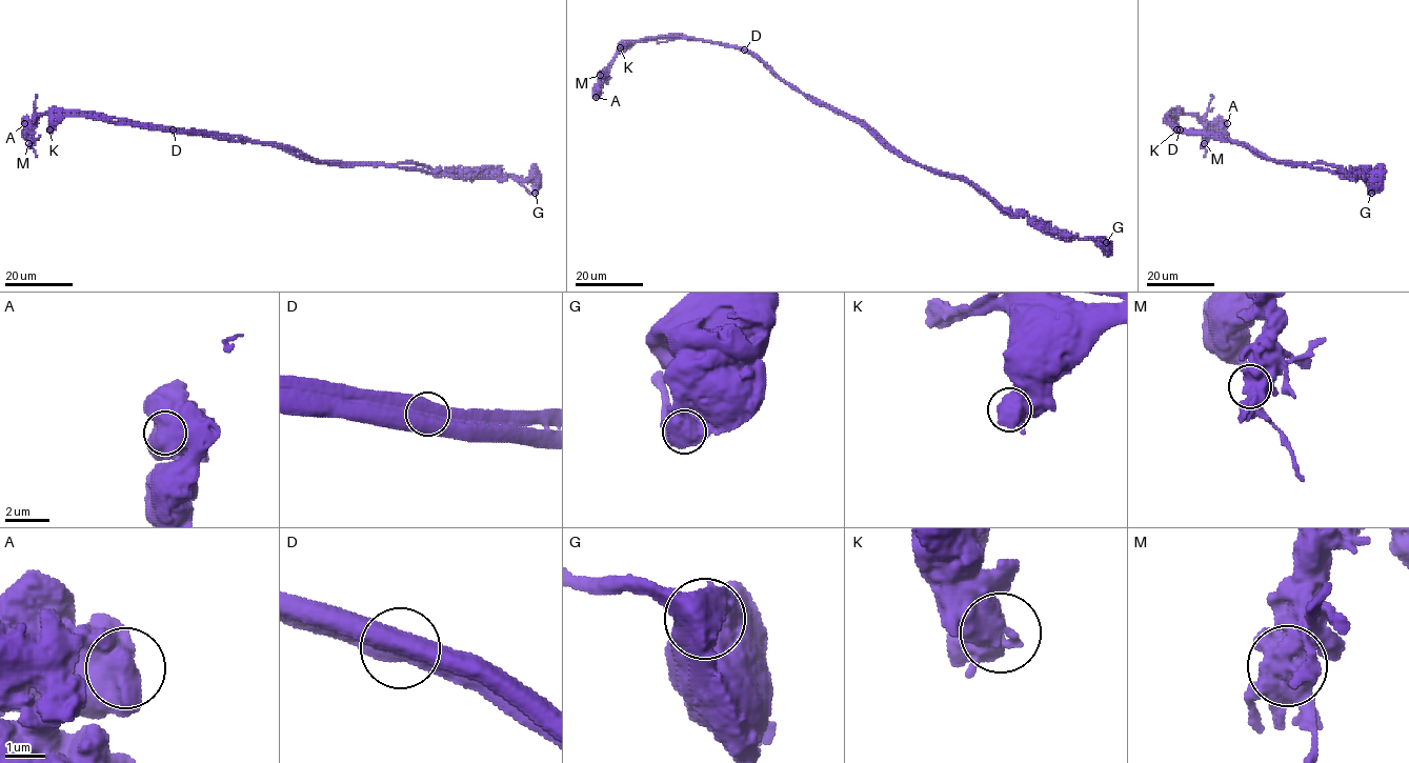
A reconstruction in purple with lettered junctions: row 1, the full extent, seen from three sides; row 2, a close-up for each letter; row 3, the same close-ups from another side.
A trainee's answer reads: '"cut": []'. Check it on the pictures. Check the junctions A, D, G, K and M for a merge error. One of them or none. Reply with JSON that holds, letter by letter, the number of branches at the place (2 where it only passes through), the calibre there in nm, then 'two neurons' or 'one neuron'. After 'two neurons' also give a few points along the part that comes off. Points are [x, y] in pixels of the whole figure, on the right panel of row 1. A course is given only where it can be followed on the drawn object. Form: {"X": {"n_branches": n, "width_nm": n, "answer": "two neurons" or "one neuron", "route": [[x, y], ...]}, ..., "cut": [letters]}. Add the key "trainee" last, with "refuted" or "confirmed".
{"A": {"n_branches": 1, "width_nm": 900, "answer": "one neuron"}, "D": {"n_branches": 2, "width_nm": 700, "answer": "two neurons", "route": [[1180, 129], [1222, 135], [1254, 154], [1287, 165], [1367, 177], [1369, 192], [1383, 181]]}, "G": {"n_branches": 2, "width_nm": 900, "answer": "one neuron"}, "K": {"n_branches": 2, "width_nm": 600, "answer": "one neuron"}, "M": {"n_branches": 4, "width_nm": 650, "answer": "one neuron"}, "cut": ["D"], "trainee": "refuted"}

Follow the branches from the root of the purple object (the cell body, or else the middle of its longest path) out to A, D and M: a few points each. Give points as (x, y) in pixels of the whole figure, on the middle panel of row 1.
A: (1105, 247), (1041, 229), (967, 180), (900, 157), (863, 126), (730, 46), (681, 38), (630, 42), (596, 97)
D: (1105, 247), (1041, 229), (1026, 217), (1002, 209), (967, 180), (900, 157), (863, 126), (813, 103), (744, 49)
M: (1105, 247), (1041, 229), (967, 180), (900, 157), (744, 51), (691, 39), (639, 40), (600, 75)

